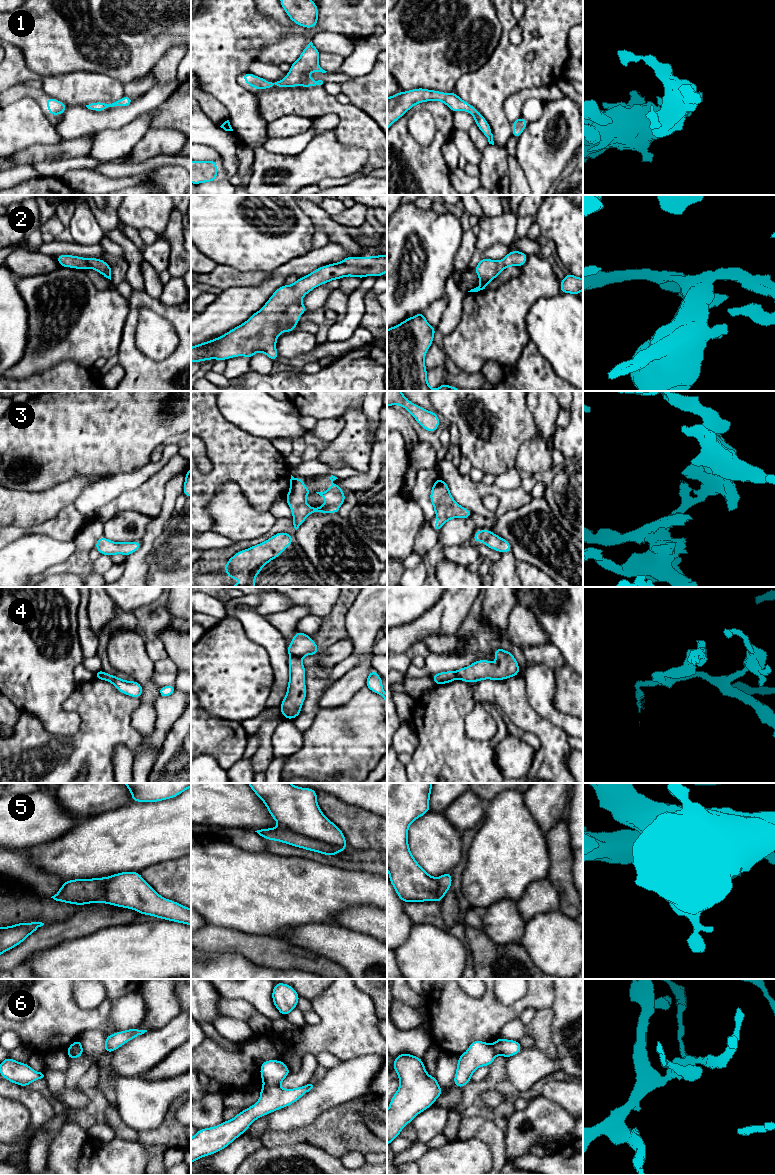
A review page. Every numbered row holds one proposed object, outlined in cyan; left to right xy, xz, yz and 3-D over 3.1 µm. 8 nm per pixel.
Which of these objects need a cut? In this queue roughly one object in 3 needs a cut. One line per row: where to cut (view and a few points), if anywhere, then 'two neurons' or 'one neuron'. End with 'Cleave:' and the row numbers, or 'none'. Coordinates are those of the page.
1: cut none; one neuron
2: cut none; one neuron
3: cut none; one neuron
4: cut xz (290, 655), (296, 655), (300, 658); two neurons
5: cut xz (283, 826), (308, 837), (346, 847); two neurons
6: cut xy (82, 1050), (66, 1052); two neurons
Cleave: 4, 5, 6

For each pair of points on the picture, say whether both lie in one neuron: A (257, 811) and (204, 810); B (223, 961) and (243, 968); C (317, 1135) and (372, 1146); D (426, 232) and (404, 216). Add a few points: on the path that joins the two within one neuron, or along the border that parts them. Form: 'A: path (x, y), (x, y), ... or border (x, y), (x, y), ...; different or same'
A: path (244, 810), (217, 810); same
B: path (228, 966), (230, 968), (238, 968); same
C: path (331, 1134), (353, 1134), (358, 1137); same
D: path (421, 232), (409, 221); same

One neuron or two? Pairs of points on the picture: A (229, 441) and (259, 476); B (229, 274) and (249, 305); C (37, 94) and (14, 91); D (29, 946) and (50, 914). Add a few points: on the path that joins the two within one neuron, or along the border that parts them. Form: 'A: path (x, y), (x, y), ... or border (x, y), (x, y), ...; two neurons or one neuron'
A: path (235, 450), (252, 467); one neuron
B: border (260, 283), (254, 286), (232, 286), (223, 290); two neurons
C: path (31, 91), (20, 91); one neuron
D: border (67, 918), (44, 925); two neurons

